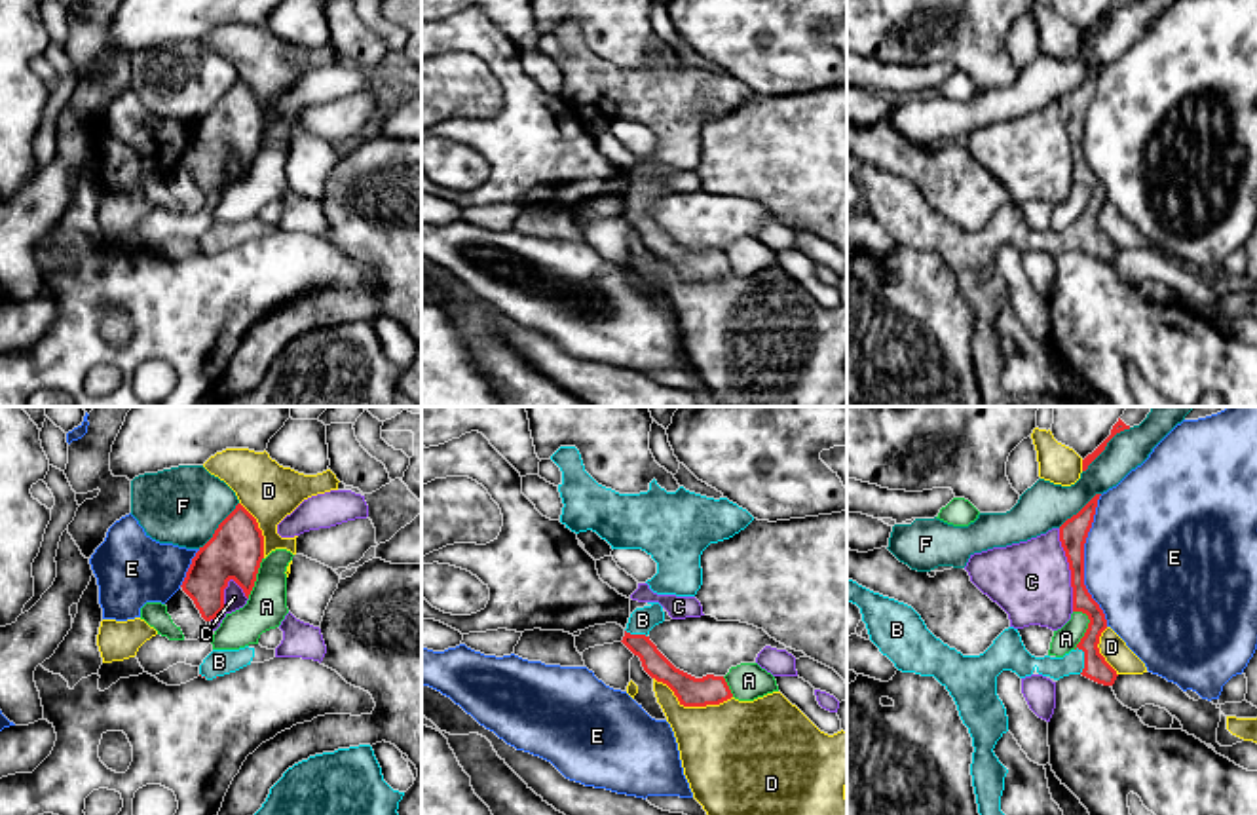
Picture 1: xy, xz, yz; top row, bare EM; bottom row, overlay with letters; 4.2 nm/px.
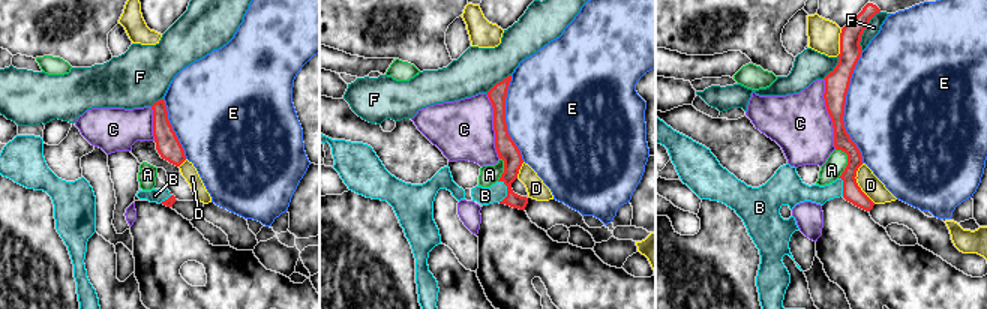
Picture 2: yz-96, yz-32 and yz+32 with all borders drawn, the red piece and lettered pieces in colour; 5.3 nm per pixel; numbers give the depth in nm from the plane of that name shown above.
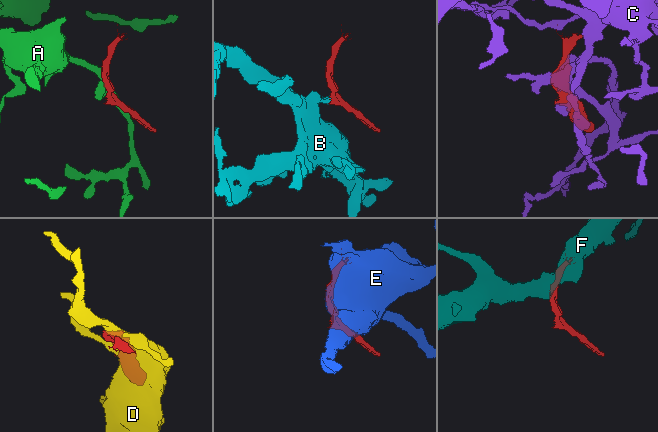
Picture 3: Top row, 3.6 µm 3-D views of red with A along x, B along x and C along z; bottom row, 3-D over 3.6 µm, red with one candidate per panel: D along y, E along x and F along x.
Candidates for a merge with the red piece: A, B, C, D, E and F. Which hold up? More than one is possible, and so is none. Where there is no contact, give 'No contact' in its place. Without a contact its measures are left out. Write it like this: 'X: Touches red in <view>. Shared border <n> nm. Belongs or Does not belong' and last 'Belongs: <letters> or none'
A: Touches red in yz. Shared border 170 nm. Does not belong
B: Touches red in yz. Shared border 120 nm. Belongs
C: Touches red in yz. Shared border 360 nm. Does not belong
D: Touches red in xz. Shared border 340 nm. Does not belong
E: Touches red in yz. Shared border 550 nm. Does not belong
F: Touches red in yz. Shared border 280 nm. Does not belong
Belongs: B

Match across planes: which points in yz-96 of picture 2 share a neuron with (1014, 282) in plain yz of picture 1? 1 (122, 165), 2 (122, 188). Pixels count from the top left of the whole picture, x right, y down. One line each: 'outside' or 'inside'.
1: outside
2: outside

